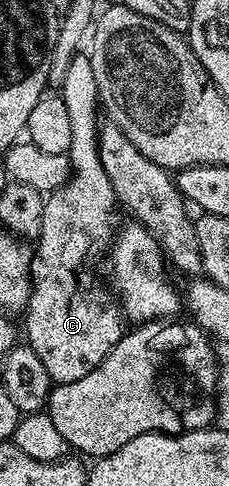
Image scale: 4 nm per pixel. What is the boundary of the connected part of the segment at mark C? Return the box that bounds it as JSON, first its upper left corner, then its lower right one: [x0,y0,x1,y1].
[23,52,123,385]

